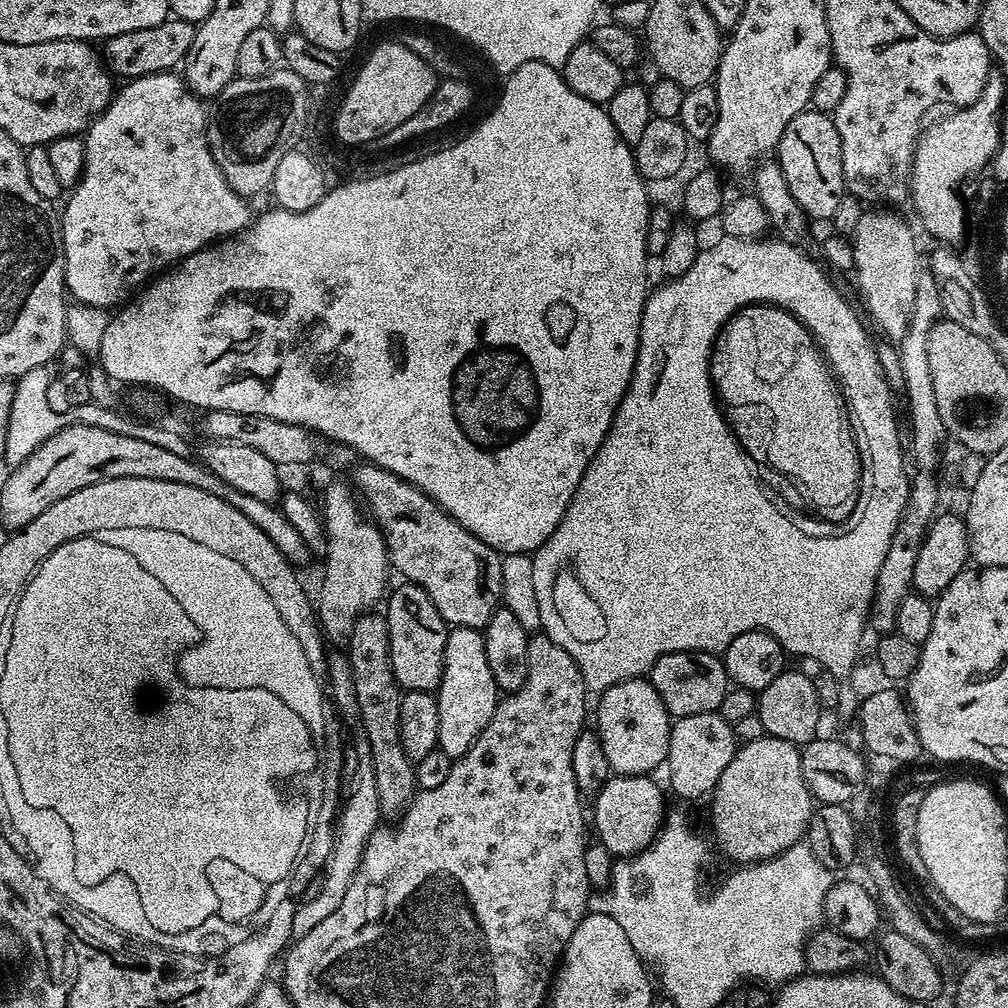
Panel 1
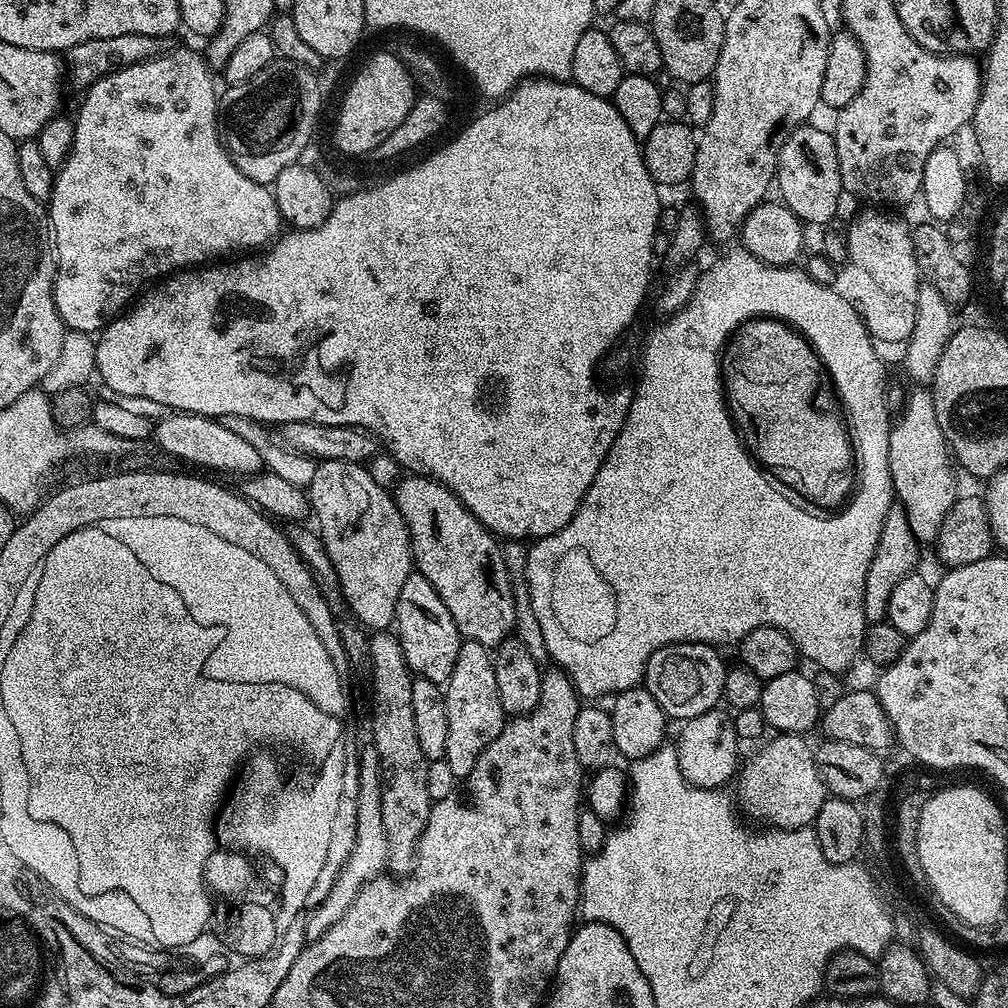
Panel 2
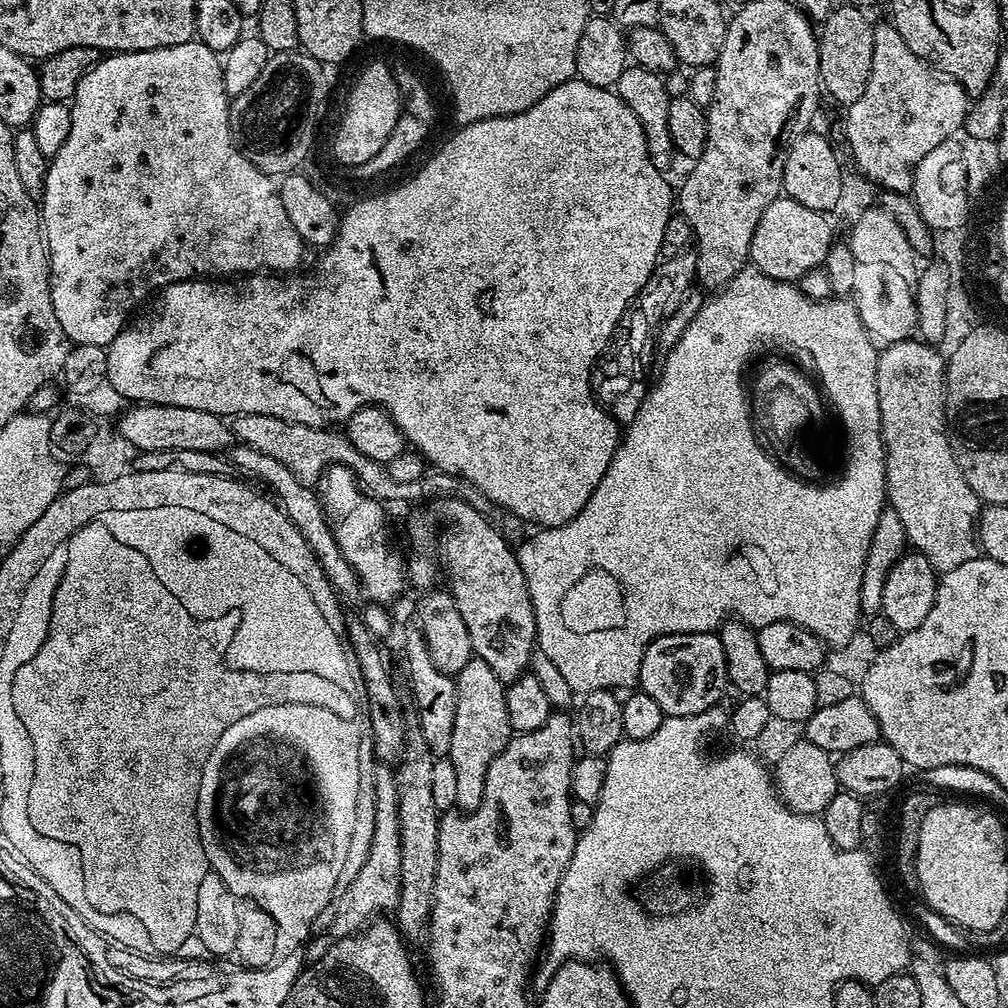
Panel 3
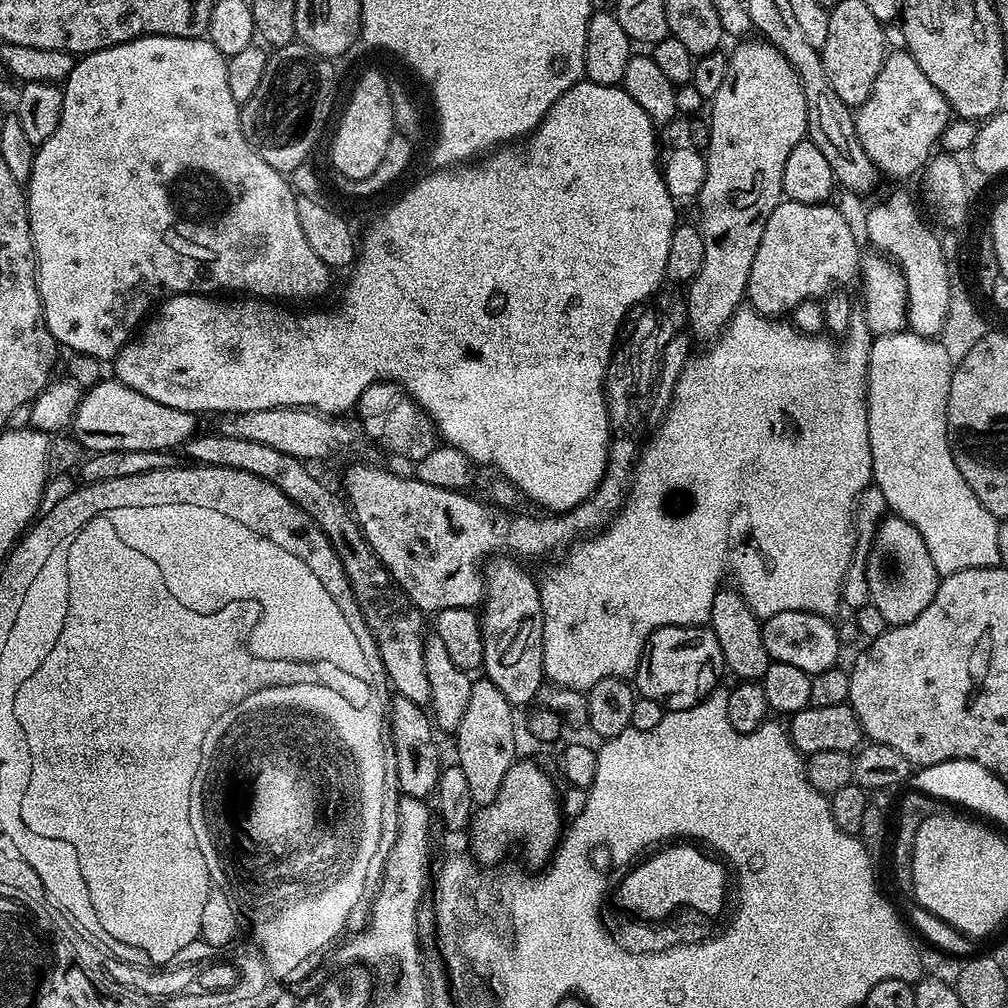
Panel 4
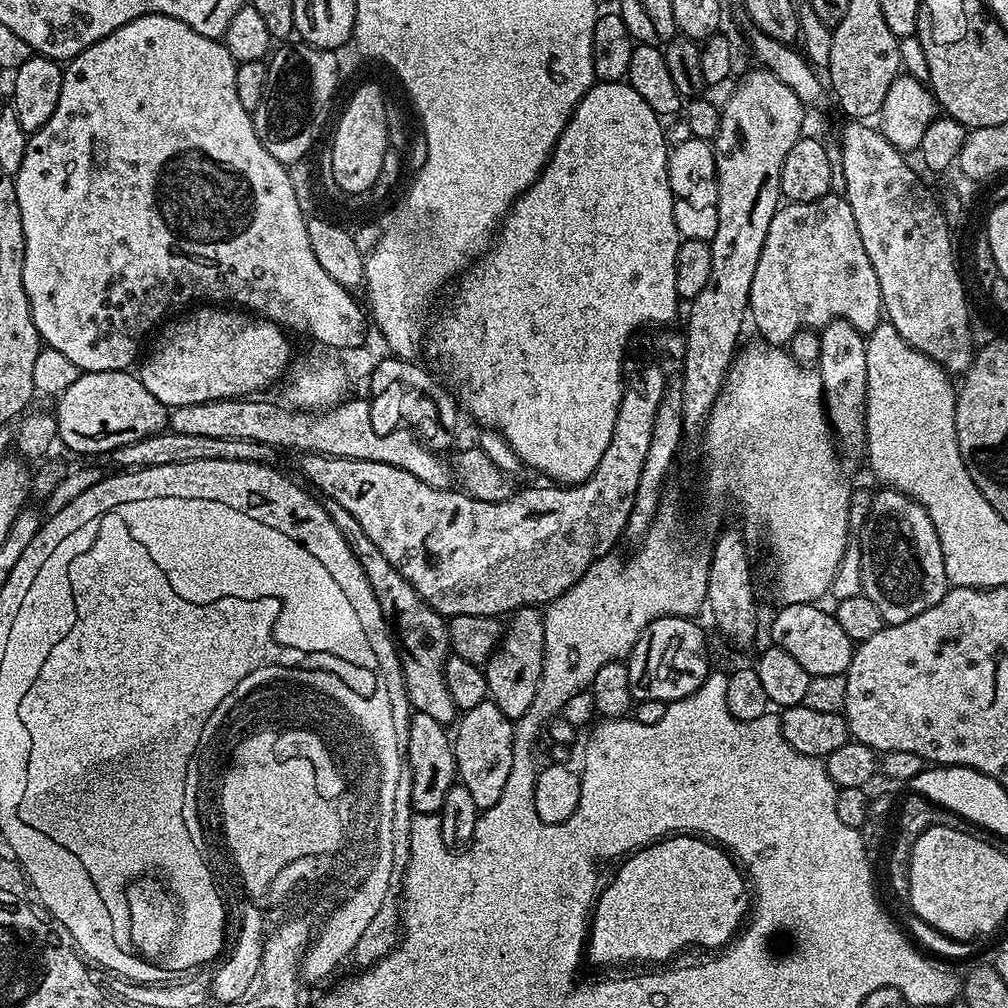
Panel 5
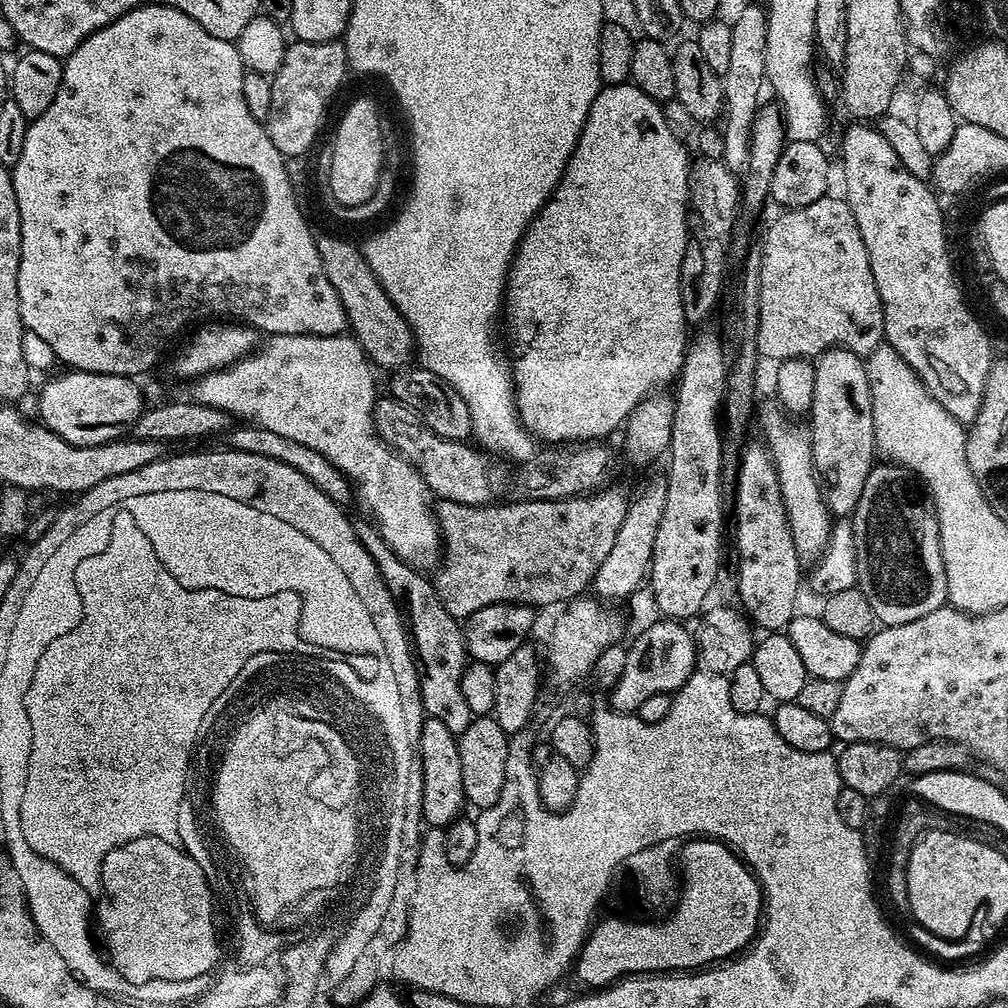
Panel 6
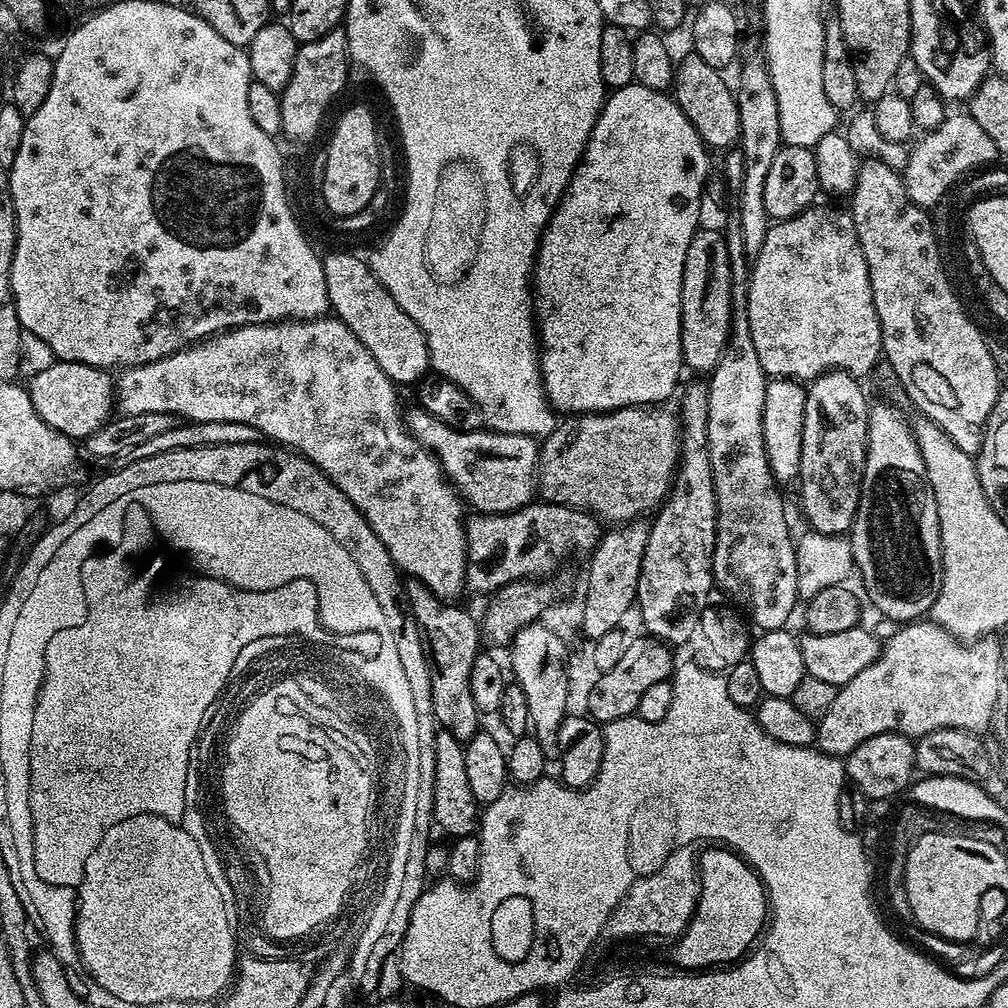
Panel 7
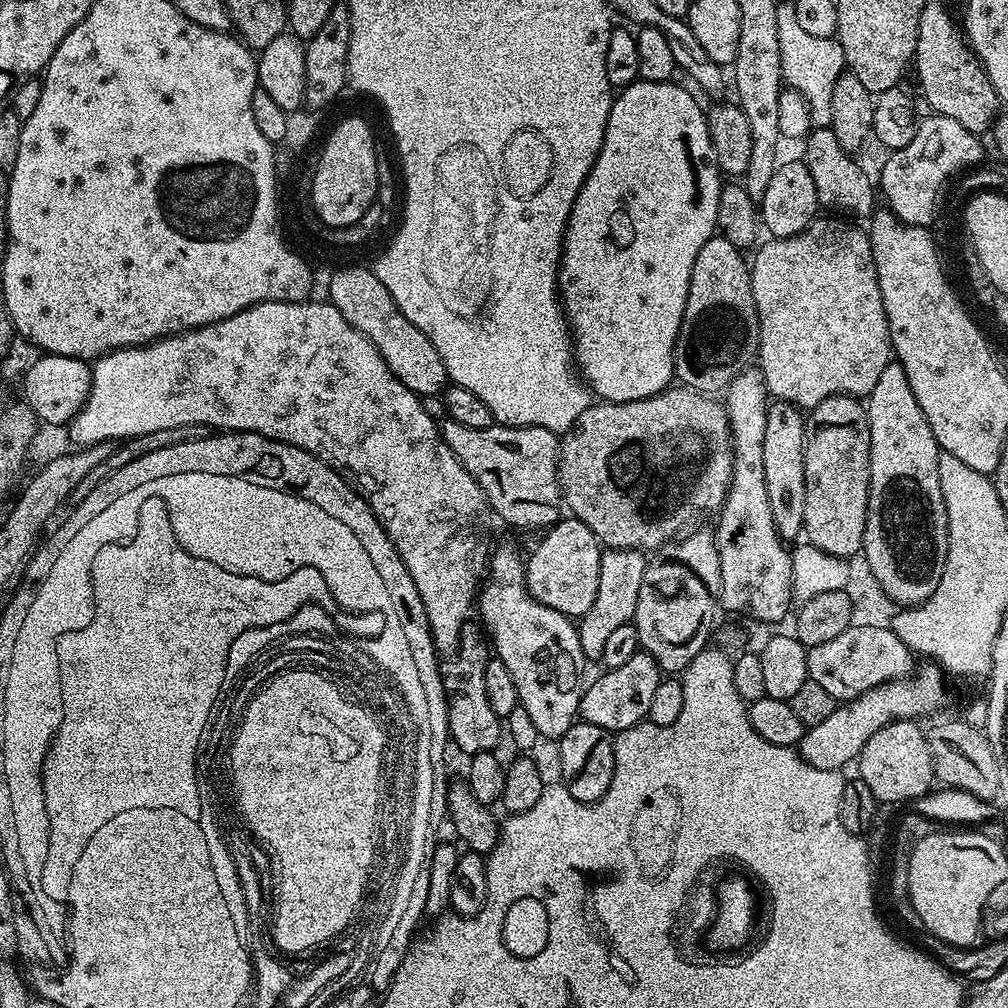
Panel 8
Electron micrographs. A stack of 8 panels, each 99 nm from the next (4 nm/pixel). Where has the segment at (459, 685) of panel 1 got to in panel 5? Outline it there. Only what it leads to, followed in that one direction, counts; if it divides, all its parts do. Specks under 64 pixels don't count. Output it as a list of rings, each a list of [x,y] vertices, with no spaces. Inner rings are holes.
[[[489,698],[463,713],[455,728],[454,749],[459,783],[464,784],[466,790],[470,790],[470,794],[474,797],[474,806],[482,810],[494,806],[494,802],[502,798],[502,789],[510,778],[510,762],[514,758],[513,721],[508,720],[506,714],[502,714],[502,710],[498,710],[495,702]]]

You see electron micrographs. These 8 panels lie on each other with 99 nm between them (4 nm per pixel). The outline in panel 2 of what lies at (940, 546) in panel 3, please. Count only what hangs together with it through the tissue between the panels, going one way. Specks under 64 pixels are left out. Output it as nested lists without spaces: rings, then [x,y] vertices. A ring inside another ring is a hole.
[[[920,386],[913,388],[904,400],[900,417],[891,421],[886,476],[892,479],[895,499],[904,508],[914,535],[920,542],[932,542],[940,533],[946,514],[954,506],[958,489],[956,476],[952,473],[954,460],[942,434],[942,426],[938,426],[938,414],[934,414],[932,393]]]

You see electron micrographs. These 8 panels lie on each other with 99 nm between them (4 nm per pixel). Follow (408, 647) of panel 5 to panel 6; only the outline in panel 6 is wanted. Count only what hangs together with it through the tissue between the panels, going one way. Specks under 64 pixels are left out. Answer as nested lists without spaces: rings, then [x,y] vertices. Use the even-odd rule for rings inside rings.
[[[364,520],[355,521],[356,533],[366,546],[370,558],[374,558],[390,594],[406,617],[406,627],[420,673],[420,701],[425,713],[441,721],[458,738],[474,718],[470,706],[466,706],[466,697],[462,695],[462,674],[470,657],[468,648],[464,645],[461,621],[452,616],[446,606],[442,606],[435,583],[429,577],[427,580],[424,577],[427,575],[421,569],[411,568],[409,564],[402,562],[402,558],[398,558],[398,554],[390,550],[376,525]]]

